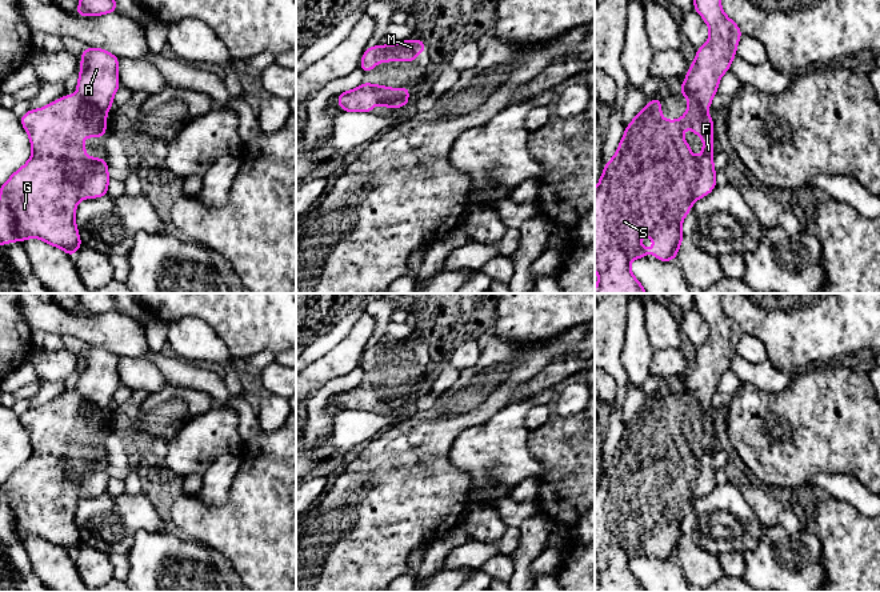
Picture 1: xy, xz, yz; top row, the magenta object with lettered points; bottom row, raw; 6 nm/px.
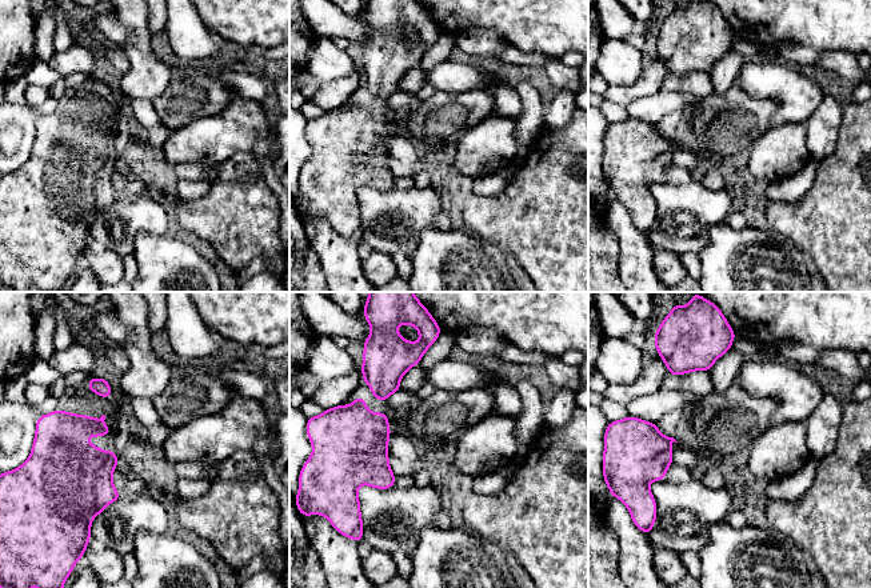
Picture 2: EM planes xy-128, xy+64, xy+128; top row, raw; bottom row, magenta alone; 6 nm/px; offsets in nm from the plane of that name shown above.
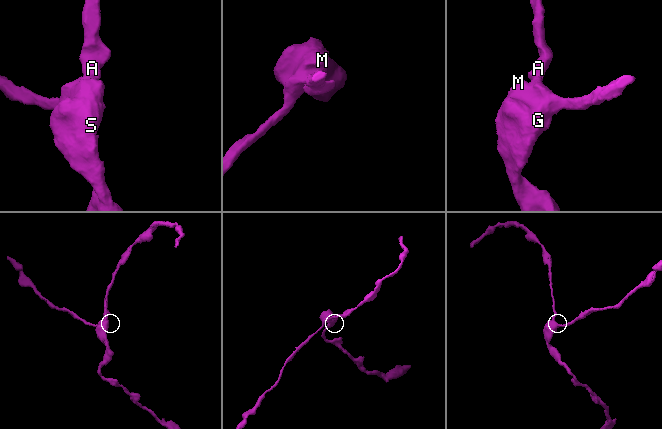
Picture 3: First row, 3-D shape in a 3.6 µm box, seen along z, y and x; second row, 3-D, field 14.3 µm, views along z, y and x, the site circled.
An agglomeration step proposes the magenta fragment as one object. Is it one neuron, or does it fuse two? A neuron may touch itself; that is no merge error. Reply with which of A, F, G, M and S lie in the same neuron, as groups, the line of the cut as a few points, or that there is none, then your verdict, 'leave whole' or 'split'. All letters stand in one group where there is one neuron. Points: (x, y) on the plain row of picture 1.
A F G M S; no cut; leave whole

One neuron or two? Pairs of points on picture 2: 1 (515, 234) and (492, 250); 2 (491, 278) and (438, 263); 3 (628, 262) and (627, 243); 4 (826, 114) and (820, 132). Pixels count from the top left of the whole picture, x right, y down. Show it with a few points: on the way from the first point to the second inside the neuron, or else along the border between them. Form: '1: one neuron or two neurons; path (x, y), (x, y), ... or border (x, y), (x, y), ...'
1: two neurons; border (468, 231), (490, 240), (506, 252)
2: one neuron; path (478, 278), (458, 278), (451, 271)
3: one neuron; path (628, 258), (628, 247)
4: one neuron; path (826, 118), (823, 128)

